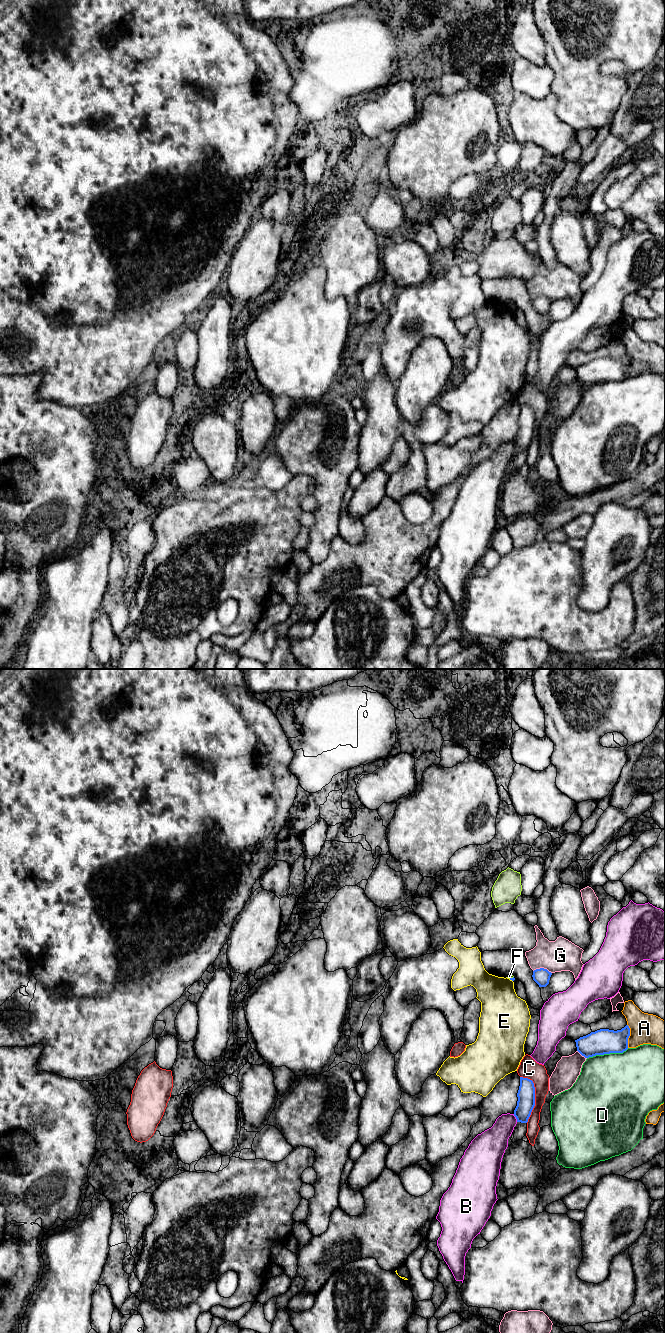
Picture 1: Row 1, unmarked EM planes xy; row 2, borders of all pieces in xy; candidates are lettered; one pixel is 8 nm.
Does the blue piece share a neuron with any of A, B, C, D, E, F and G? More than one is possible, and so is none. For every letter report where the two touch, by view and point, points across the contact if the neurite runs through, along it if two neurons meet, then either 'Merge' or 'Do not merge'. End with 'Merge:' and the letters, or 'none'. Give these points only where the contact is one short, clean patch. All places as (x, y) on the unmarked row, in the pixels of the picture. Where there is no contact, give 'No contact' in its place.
A: Touches blue at xy (629, 363). Do not merge
B: Touches blue at xy (516, 446). Do not merge
C: Touches blue at xy (534, 424). Do not merge
D: Touches blue at xy (607, 381). Do not merge
E: Touches blue at xy (511, 307). Do not merge
F: Touches blue at xy (511, 306). Boundary: xy (513, 304), (509, 306). Do not merge
G: Touches blue at xy (542, 296). Do not merge
Merge: none

